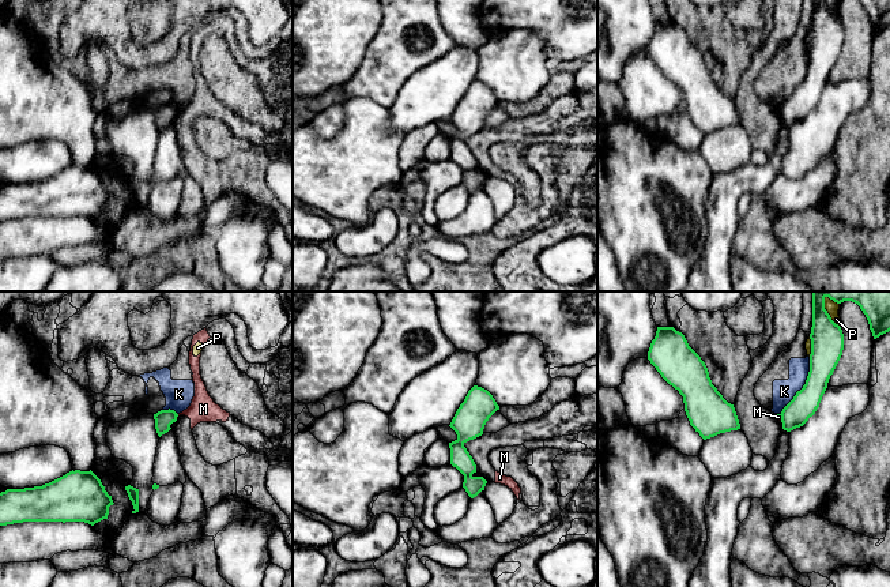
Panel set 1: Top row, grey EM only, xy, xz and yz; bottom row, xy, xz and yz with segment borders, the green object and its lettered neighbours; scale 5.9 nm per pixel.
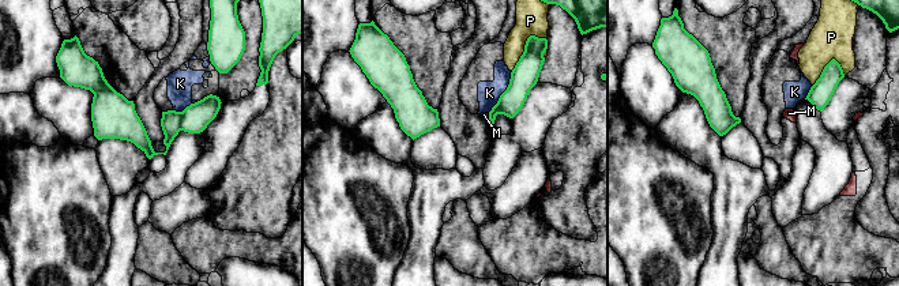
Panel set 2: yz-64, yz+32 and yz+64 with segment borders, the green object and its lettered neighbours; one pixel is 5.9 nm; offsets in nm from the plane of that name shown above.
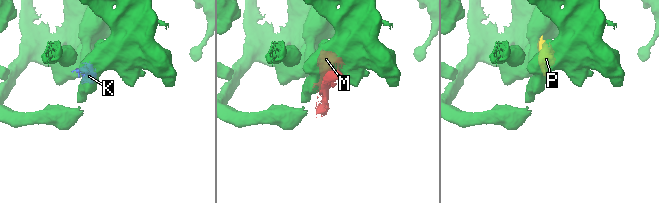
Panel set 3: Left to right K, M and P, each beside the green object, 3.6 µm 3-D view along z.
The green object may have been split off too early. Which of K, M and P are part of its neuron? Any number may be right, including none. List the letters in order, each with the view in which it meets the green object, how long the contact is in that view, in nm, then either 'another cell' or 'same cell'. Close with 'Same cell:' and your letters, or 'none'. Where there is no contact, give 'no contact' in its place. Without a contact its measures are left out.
K: meets green in yz; contact 400 nm long; another cell
M: meets green in xy; contact 40 nm long; another cell
P: meets green in yz; contact 160 nm long; another cell
Same cell: none

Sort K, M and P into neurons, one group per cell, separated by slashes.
K / M P

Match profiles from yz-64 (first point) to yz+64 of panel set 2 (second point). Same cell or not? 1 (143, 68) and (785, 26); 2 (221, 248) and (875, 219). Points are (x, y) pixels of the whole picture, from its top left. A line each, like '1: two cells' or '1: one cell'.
1: two cells
2: two cells

